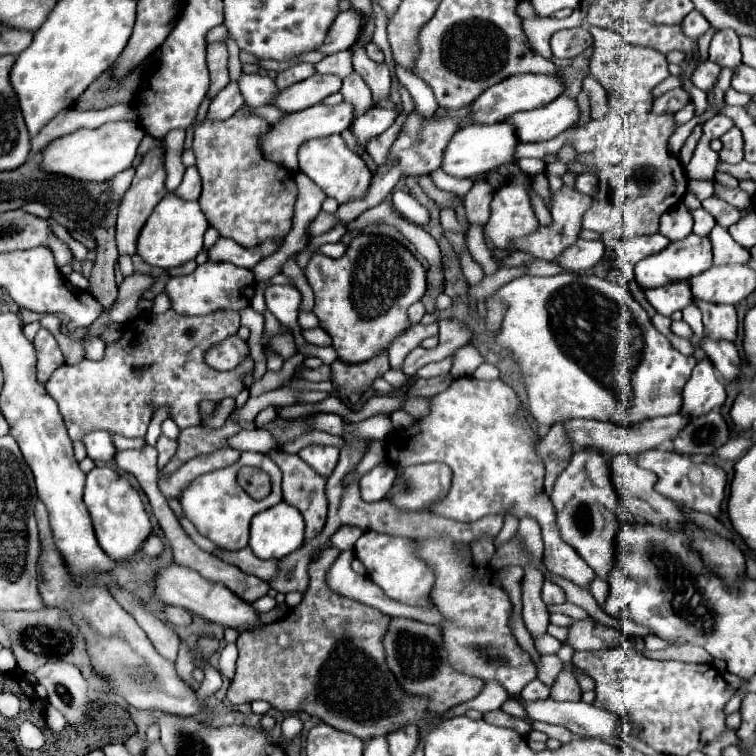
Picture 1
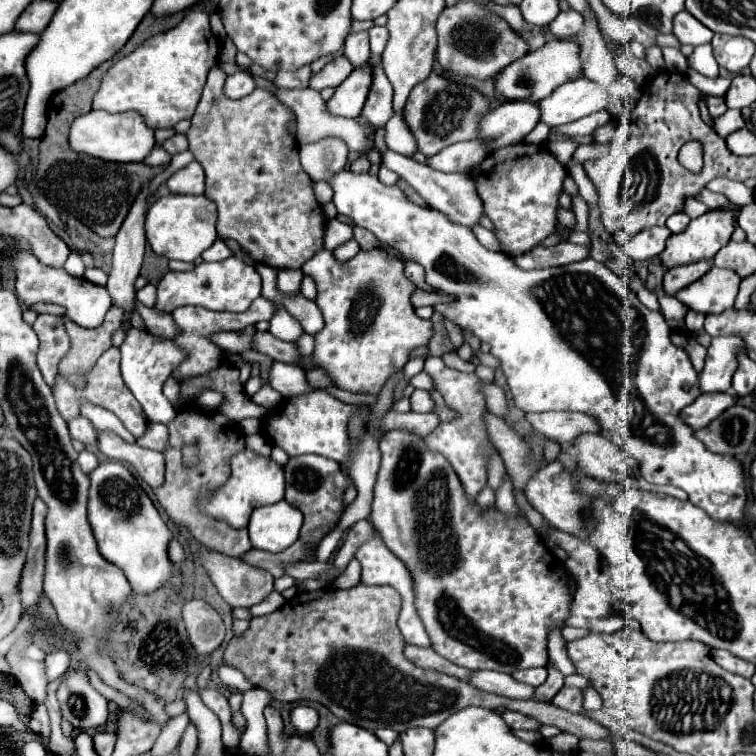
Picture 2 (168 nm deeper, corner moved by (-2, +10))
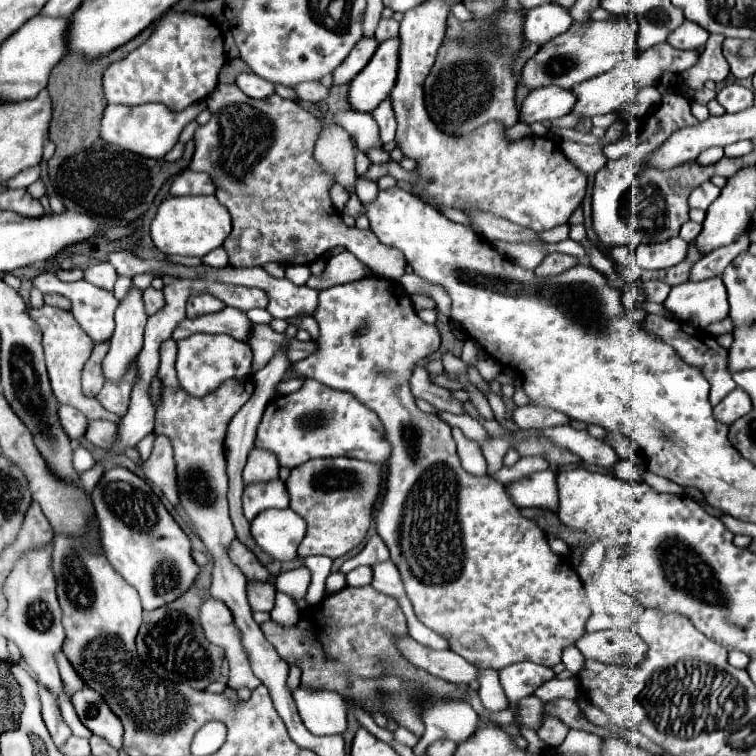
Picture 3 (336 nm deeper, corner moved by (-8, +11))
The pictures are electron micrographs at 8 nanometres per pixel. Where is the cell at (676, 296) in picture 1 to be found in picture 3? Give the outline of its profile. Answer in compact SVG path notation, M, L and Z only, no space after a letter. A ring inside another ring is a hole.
M750 231L744 233L738 241L706 253L706 255L692 267L690 279L692 279L692 281L702 281L702 279L718 277L718 275L734 261L734 257L738 257L740 253L744 253L744 251L748 249L748 245L750 245Z

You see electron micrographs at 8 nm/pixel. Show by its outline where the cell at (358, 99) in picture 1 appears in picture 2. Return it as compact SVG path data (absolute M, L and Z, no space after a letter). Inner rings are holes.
M358 32L346 38L344 56L350 60L354 68L364 66L370 60L370 46L368 46L368 32Z

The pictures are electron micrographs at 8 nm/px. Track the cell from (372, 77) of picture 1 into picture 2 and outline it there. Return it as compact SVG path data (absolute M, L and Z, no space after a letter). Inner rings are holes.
M370 60L372 66L372 86L362 108L362 116L376 128L384 128L392 116L392 84L384 74L378 60Z

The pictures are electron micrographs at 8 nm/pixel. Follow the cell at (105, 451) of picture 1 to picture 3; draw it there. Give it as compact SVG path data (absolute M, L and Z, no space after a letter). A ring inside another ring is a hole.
M58 405L58 419L70 439L82 437L82 429L86 429L86 421L88 421L78 409L70 405Z

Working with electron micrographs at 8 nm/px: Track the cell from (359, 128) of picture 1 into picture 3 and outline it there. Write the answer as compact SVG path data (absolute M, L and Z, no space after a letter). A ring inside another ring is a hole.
M357 176L355 193L363 204L375 200L378 190L376 183L364 179L363 176Z

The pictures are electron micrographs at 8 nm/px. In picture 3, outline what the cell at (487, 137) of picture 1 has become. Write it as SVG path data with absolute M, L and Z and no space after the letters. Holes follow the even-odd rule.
M556 85L534 89L522 103L520 121L534 123L534 121L550 121L562 115L568 115L576 103L576 95L572 89L562 89Z

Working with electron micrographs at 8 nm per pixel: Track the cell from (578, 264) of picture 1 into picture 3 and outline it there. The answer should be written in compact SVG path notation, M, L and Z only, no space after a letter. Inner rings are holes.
M550 253L544 257L544 261L534 269L534 273L538 277L552 277L552 275L560 275L564 271L568 271L570 267L574 267L578 263L576 257L572 255L564 255L564 253Z

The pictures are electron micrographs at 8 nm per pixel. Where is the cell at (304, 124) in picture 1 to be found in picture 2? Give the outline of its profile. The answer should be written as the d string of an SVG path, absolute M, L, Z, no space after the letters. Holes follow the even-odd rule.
M362 66L360 70L354 70L334 92L334 96L326 102L326 110L332 116L344 116L344 118L358 118L362 112L362 104L366 102L368 88L370 88L370 66Z

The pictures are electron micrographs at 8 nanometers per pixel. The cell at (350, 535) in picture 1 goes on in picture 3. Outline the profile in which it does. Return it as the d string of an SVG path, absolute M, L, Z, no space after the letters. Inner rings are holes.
M374 535L358 555L350 557L348 561L344 561L344 565L340 567L340 573L346 575L346 573L350 573L352 569L356 569L356 567L360 567L360 565L370 565L370 567L372 567L372 565L376 565L376 563L386 561L388 557L390 557L390 553L388 553L384 541L382 541L378 535Z

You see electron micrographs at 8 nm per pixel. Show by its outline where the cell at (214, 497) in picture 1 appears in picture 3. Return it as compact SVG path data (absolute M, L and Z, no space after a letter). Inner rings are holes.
M268 481L268 485L248 485L244 487L244 515L252 521L264 509L286 509L288 507L288 491L286 485L278 481Z

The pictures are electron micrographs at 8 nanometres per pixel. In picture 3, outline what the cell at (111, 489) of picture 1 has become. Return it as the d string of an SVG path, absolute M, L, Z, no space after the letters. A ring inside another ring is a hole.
M114 467L102 475L92 503L98 513L106 559L138 591L144 611L164 607L192 587L200 567L192 559L190 539L144 479L124 467Z

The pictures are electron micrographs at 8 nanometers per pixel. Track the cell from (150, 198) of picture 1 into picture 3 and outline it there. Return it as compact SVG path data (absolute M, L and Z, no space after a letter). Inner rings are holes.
M134 287L116 309L116 331L110 339L110 351L102 361L106 381L118 383L128 373L130 363L136 361L138 353L142 351L146 319L142 291Z

